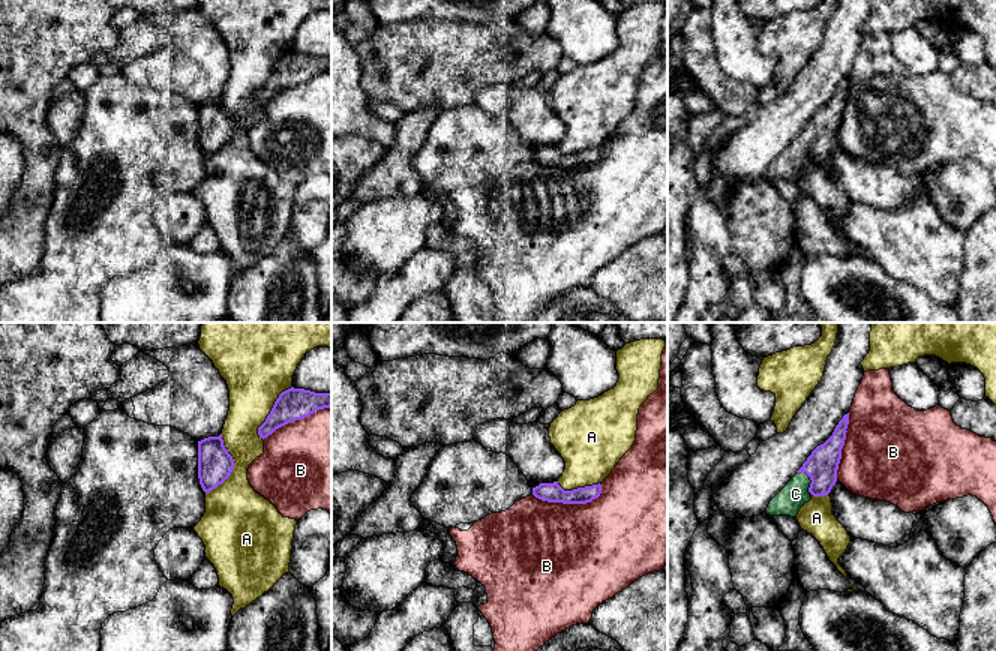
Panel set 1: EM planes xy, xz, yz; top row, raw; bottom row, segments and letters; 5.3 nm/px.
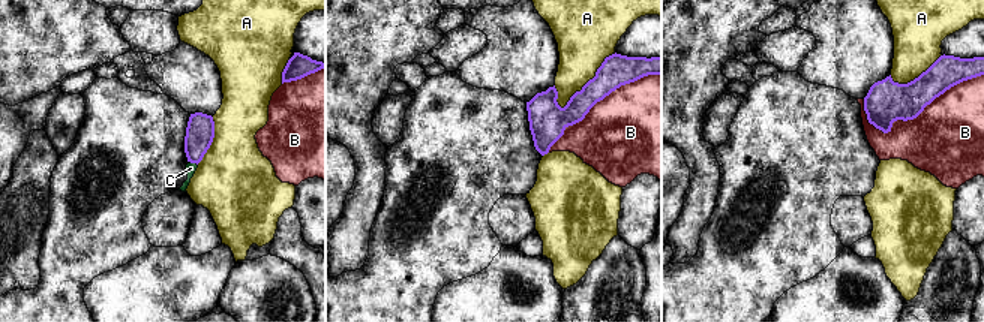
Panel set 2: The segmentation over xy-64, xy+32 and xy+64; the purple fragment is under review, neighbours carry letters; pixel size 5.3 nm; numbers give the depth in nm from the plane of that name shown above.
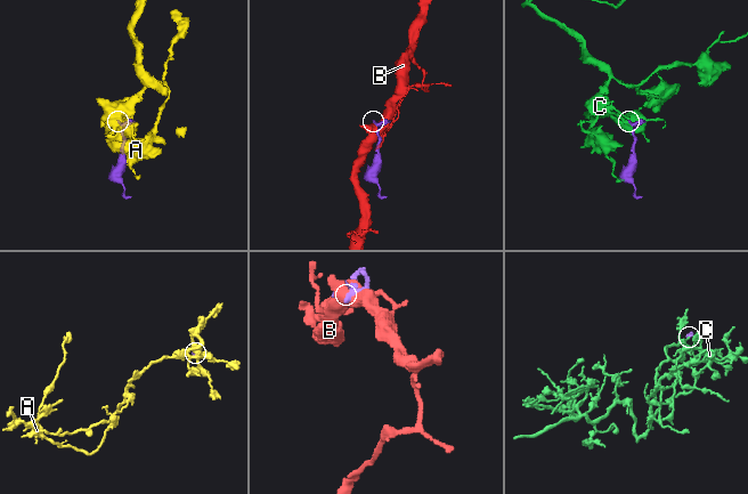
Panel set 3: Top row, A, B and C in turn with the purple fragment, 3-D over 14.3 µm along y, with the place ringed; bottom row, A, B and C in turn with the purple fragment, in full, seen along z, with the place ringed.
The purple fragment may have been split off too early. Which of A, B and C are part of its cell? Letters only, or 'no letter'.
C

